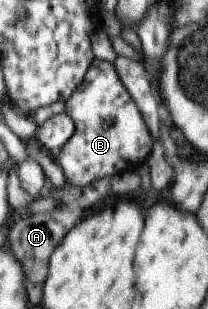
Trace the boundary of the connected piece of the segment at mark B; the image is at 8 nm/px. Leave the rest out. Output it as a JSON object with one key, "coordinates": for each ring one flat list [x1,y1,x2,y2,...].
{"coordinates":[[96,58,88,70,84,83,76,90,75,95,66,102,66,113,74,120,76,134,72,136,67,147,59,154,58,164,70,184,83,188,95,183,100,178,132,172,140,164,148,163,148,158,154,150,155,140,144,121,139,105,136,104,126,85,120,80,119,72,116,72,114,63]]}

